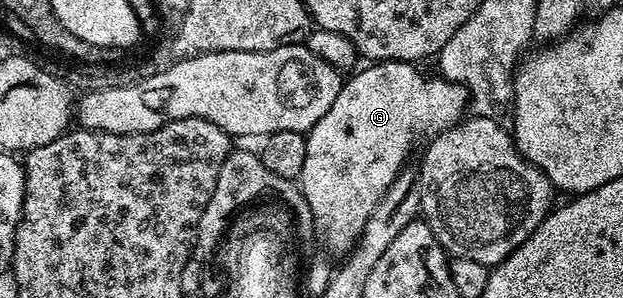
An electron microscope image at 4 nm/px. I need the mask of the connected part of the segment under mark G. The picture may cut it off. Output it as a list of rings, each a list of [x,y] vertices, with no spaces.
[[[381,60],[379,62],[369,63],[368,68],[364,68],[361,72],[356,72],[352,77],[345,79],[338,90],[338,98],[334,98],[334,106],[330,106],[330,110],[326,110],[326,114],[322,114],[322,118],[318,118],[318,122],[310,131],[306,133],[306,162],[302,162],[302,174],[298,178],[298,187],[301,197],[310,206],[310,214],[312,215],[312,227],[315,235],[320,235],[320,240],[332,252],[340,252],[344,254],[349,251],[359,241],[362,230],[366,226],[366,222],[370,218],[370,214],[374,214],[374,206],[378,206],[378,202],[386,194],[386,190],[390,190],[390,186],[396,181],[396,175],[404,169],[408,156],[408,151],[412,148],[412,140],[419,138],[423,132],[427,134],[435,134],[445,128],[452,127],[453,124],[460,123],[465,115],[466,109],[469,107],[468,91],[461,84],[455,84],[450,80],[445,80],[439,74],[424,77],[419,72],[415,63],[407,60]]]

